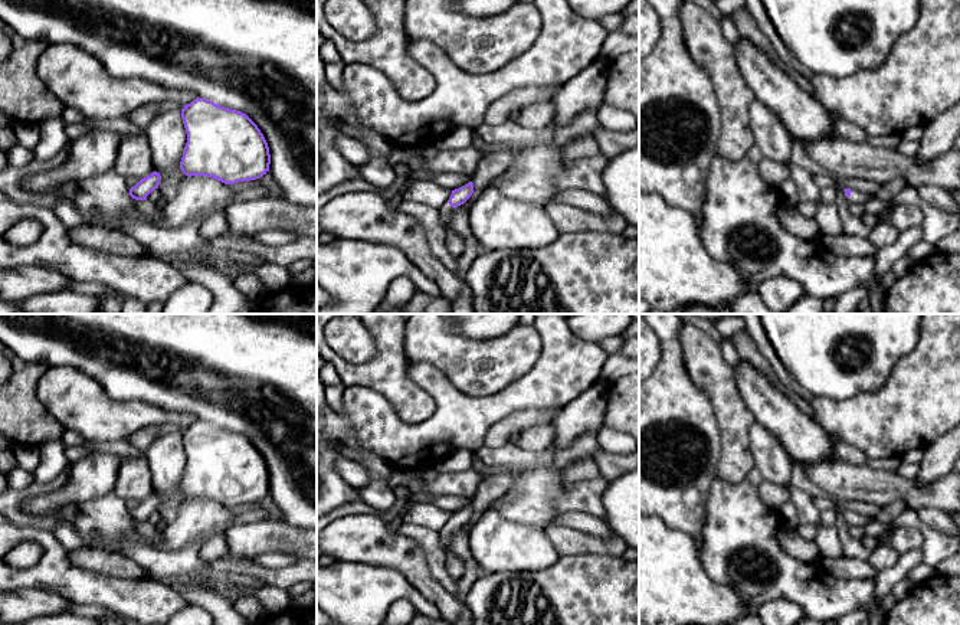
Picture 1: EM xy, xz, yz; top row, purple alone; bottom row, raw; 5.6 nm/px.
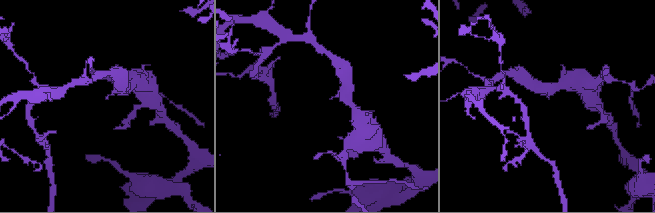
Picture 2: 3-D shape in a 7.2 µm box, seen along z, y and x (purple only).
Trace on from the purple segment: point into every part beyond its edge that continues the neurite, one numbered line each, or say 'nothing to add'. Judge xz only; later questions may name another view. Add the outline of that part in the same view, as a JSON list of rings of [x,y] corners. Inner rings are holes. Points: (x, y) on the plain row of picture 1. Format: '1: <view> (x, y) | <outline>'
1: xz (445, 533) | [[[446,524],[442,530],[440,530],[440,546],[445,549],[448,544],[448,540],[452,534],[452,529]]]

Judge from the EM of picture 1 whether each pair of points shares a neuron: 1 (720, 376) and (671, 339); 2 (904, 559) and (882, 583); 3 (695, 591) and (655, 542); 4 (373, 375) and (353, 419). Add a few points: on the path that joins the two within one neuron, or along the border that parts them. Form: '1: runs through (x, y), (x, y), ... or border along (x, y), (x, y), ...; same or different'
1: border along (678, 329), (682, 365), (691, 379); different
2: runs through (903, 565), (888, 578); same
3: runs through (684, 579), (658, 553); same
4: border along (344, 386), (370, 388), (380, 393), (393, 409); different

